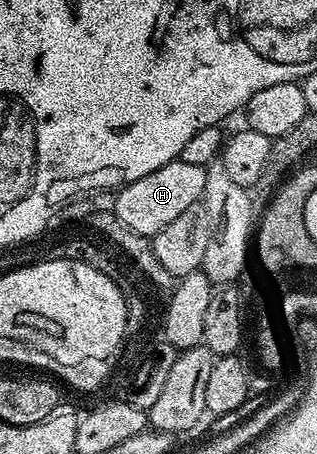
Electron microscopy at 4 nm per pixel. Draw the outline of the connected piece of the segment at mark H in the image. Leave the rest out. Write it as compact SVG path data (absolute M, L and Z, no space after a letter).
M180 159L164 163L164 167L156 167L156 171L144 175L144 179L136 179L117 190L115 197L118 198L112 204L112 211L127 227L132 227L132 231L152 239L187 207L202 201L207 172L205 165L196 167L193 163L184 163Z

